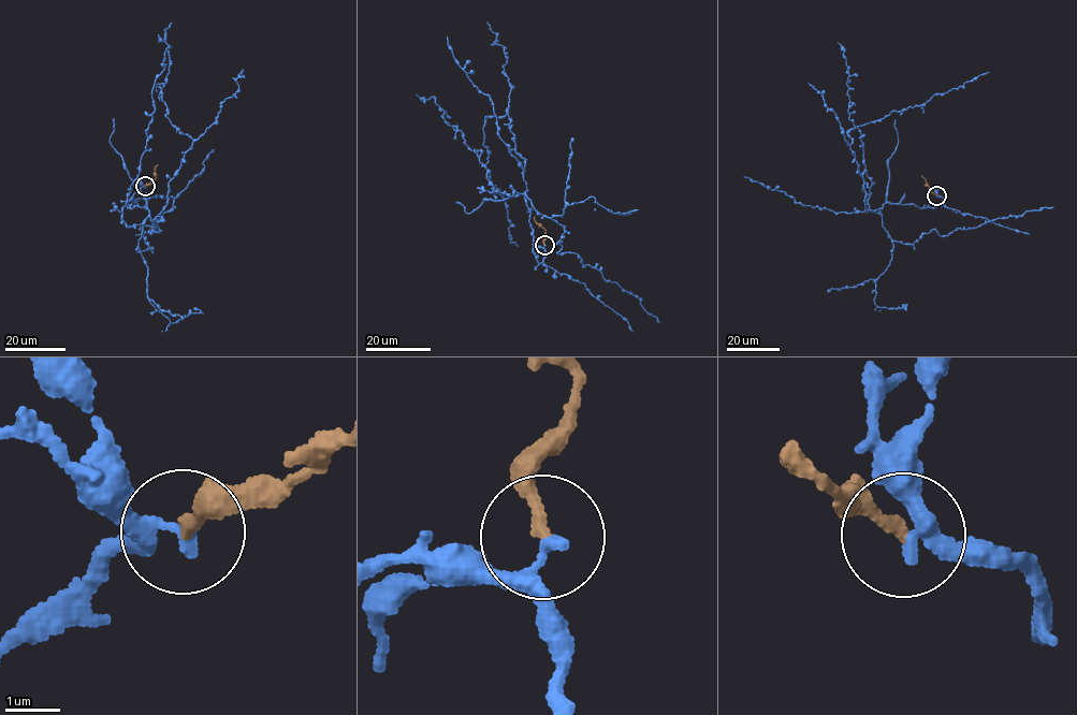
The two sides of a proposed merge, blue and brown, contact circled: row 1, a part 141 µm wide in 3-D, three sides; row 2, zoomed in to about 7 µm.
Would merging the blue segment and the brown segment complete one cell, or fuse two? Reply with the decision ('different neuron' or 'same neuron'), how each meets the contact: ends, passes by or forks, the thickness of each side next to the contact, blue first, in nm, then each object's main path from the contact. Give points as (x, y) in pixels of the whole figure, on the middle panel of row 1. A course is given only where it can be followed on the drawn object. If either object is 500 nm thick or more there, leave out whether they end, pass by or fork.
different neuron | blue passes by | brown ends | 180/200 nm | blue via (544, 245), (539, 263), (525, 160), (515, 151), (507, 113), (489, 116), (485, 165), (518, 246) | brown via (544, 245), (544, 231), (535, 216)

